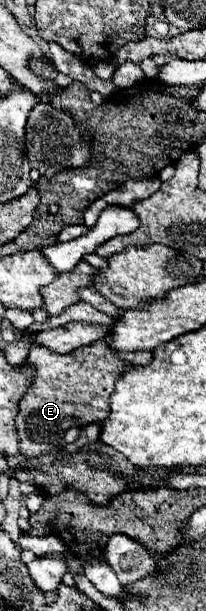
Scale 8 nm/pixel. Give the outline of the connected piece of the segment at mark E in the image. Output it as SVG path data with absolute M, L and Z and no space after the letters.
M95 341L87 347L79 347L71 353L59 355L47 347L33 345L27 353L27 365L33 365L35 379L27 387L25 395L19 401L17 413L17 431L21 437L21 453L33 457L43 453L45 445L57 447L63 445L63 431L69 427L85 427L107 419L109 399L115 389L115 381L129 369L137 365L147 365L153 355L149 351L137 351L131 355L131 361L123 361L121 355L109 349L105 341Z

